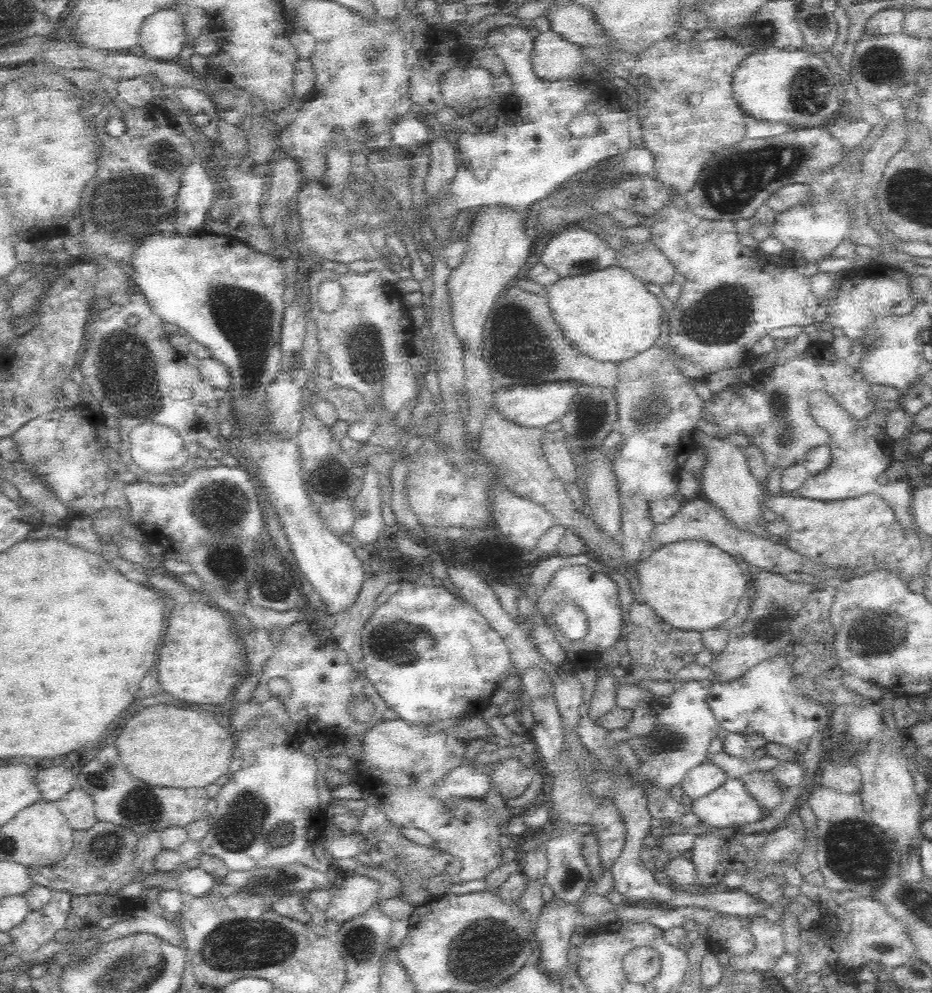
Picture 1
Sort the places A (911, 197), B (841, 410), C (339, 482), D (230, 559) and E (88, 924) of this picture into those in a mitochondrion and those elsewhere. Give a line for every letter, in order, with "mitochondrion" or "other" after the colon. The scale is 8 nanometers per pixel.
A: mitochondrion
B: other
C: other
D: mitochondrion
E: other

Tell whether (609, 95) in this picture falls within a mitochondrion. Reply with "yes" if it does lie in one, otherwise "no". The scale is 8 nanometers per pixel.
no

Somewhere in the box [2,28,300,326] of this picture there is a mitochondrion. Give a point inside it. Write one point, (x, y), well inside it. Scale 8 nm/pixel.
(124, 208)

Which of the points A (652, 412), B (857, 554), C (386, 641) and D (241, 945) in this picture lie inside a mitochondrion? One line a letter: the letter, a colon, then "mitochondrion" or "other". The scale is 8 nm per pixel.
A: mitochondrion
B: other
C: mitochondrion
D: mitochondrion

